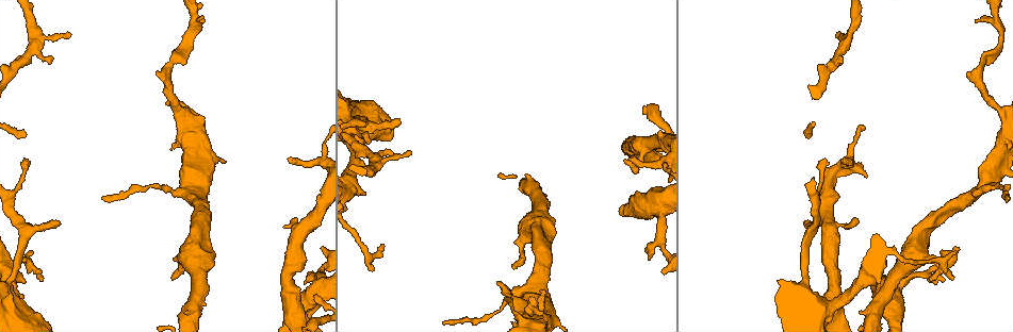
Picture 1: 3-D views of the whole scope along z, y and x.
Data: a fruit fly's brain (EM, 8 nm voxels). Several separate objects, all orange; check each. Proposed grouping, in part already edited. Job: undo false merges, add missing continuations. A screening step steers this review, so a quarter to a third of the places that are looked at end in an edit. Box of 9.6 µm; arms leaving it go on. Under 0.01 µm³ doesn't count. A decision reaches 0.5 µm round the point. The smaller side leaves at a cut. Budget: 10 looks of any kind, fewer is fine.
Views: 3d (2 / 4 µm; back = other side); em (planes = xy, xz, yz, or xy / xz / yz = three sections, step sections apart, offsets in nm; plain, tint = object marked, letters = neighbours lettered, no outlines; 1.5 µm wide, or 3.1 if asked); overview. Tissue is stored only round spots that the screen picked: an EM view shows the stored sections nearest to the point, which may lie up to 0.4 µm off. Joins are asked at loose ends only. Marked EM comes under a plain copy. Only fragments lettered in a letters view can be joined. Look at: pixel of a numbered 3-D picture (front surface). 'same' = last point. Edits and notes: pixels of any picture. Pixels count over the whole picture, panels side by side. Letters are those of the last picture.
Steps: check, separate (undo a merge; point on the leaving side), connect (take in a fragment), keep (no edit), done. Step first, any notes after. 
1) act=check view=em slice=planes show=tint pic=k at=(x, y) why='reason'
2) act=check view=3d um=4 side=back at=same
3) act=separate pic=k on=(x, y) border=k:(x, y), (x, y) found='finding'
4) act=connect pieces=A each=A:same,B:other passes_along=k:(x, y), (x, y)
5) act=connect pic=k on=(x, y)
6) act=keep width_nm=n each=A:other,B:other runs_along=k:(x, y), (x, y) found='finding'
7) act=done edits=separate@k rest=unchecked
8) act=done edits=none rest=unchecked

act=check view=3d um=2 pic=1 at=(650, 260) why='tapers out'

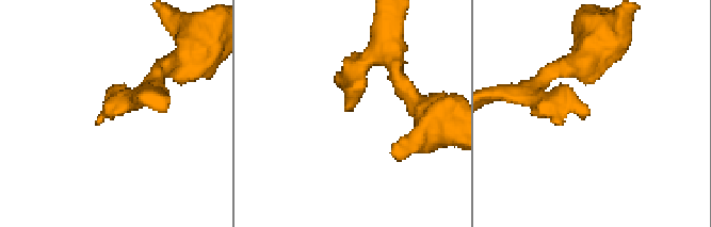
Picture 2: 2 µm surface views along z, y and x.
act=check view=em slice=xz step=4 show=letters pic=2 at=(586, 115) why='shape alone is not enough'

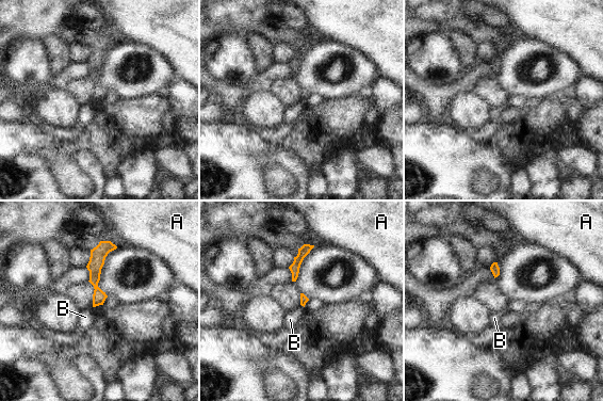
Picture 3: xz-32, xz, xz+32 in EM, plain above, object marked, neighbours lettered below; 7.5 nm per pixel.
act=keep each=A:other,B:other border=3:(300, 304), (304, 307) found='none of them fits'

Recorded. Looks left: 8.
act=check view=em slice=planes show=tint pic=1 at=(288, 161) why='an open end'

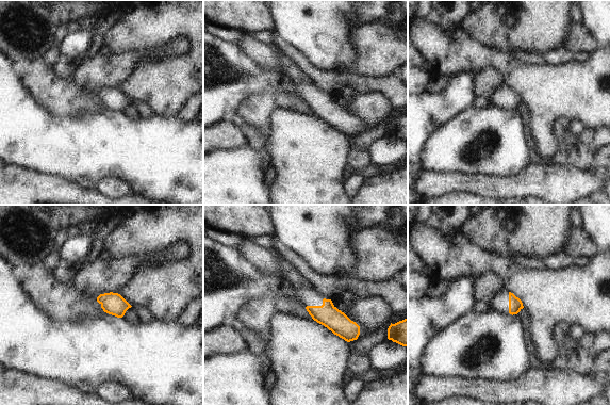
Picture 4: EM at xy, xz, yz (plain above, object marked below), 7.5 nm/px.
act=check view=em slice=planes show=letters at=same why='see the neighbours'

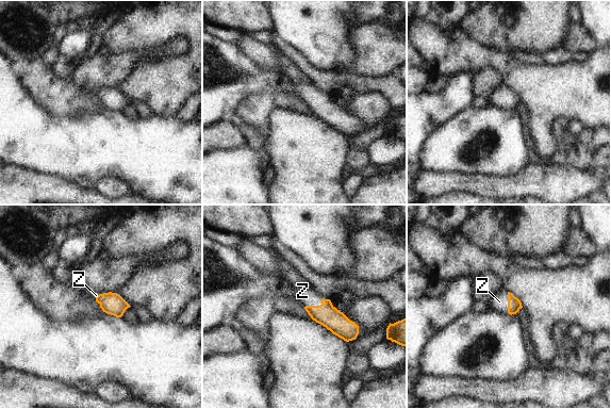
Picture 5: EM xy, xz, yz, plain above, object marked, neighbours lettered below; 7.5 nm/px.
act=connect pieces=Z longest_contact=Z:200nm each=Z:same found='it goes on there'

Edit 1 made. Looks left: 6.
act=check view=overview why='see it whole again'

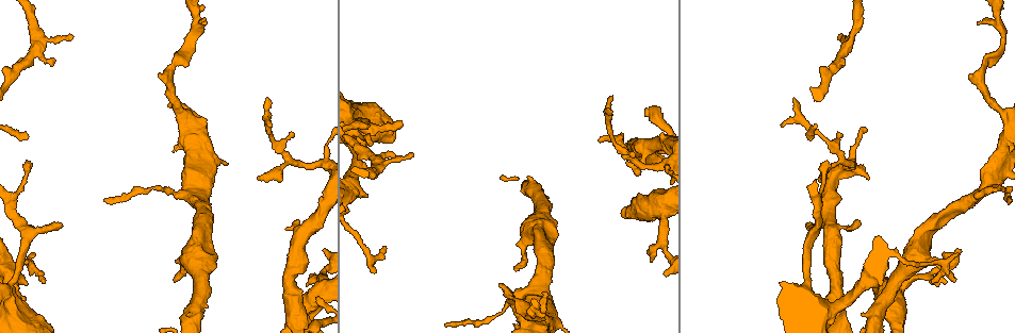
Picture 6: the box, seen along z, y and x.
act=check view=3d um=2 pic=6 at=(175, 61) why='narrows sharply'

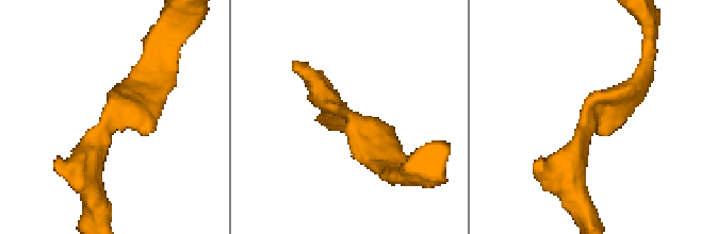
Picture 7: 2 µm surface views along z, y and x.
act=check view=em slice=planes show=letters pic=7 at=(586, 113)

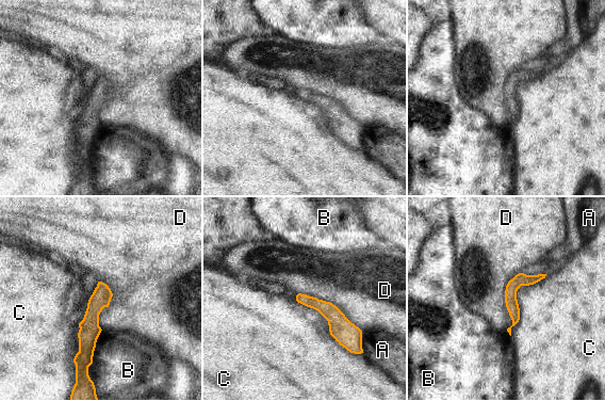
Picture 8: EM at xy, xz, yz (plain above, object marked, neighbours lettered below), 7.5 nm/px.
act=keep longest_contact=D:550nm each=A:other,B:other,C:other,D:other runs_along=8:(101, 285), (87, 335), (88, 362) found='all the same cell'

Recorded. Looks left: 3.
act=check view=3d um=4 pic=6 at=(53, 61) why='branch stops here'

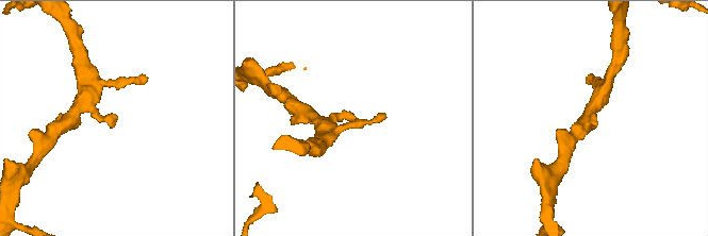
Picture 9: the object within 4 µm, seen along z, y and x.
act=check view=em slice=planes show=letters pic=9 at=(112, 123)

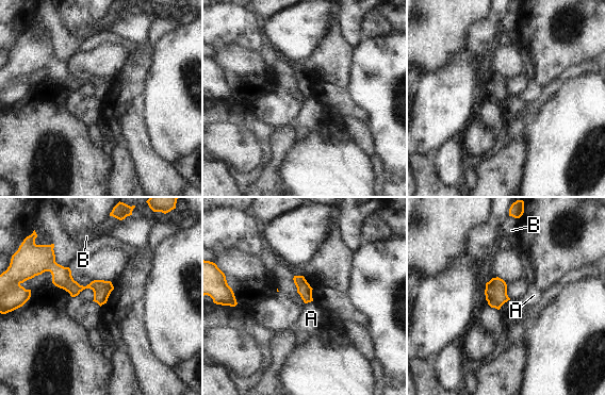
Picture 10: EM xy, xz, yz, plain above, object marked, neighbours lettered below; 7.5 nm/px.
act=keep each=A:other,B:other border=10:(312, 300), (306, 303) found='no lettered fragment goes on from it'

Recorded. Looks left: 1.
act=done edits=connect@5 rest=unchecked

